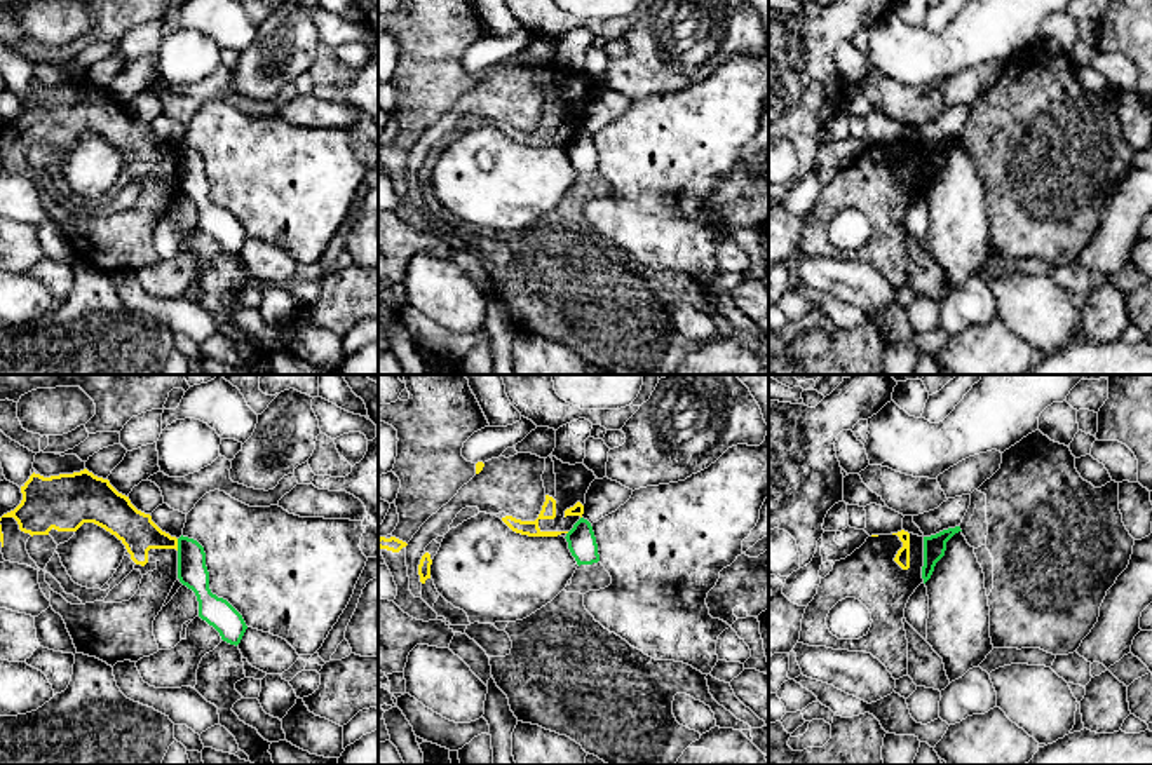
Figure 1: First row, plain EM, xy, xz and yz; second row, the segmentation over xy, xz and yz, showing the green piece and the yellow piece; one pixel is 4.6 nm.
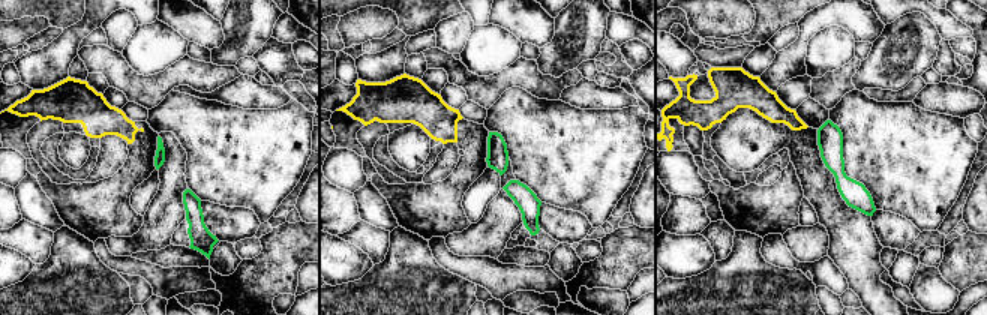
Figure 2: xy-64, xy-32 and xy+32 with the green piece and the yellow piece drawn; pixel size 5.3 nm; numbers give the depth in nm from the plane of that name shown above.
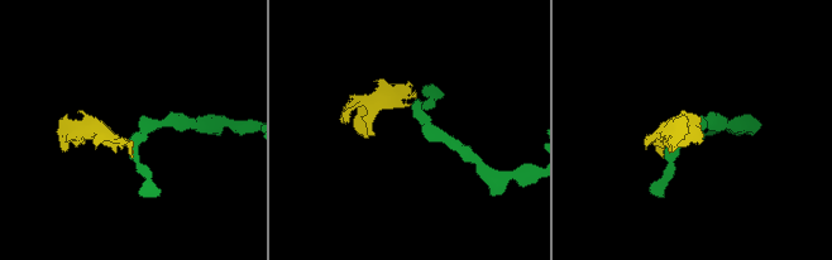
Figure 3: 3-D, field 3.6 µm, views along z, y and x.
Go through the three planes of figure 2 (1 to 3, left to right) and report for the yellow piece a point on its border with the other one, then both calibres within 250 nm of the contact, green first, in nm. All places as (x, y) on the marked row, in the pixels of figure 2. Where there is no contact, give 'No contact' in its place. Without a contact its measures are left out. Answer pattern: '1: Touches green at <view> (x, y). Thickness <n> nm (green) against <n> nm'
1: No contact
2: No contact
3: No contact

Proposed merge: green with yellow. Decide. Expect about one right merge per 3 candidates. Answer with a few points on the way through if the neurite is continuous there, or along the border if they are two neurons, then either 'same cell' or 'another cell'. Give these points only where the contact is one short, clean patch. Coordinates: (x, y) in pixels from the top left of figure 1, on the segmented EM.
along xy (176, 539), (178, 549) | another cell

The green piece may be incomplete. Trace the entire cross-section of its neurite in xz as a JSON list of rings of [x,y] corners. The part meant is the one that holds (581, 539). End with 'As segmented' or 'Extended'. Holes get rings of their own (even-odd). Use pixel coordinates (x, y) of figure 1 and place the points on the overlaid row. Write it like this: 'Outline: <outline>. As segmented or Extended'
Outline: [[[580,518],[565,538],[579,566],[600,561],[596,537],[587,519]]]. As segmented

